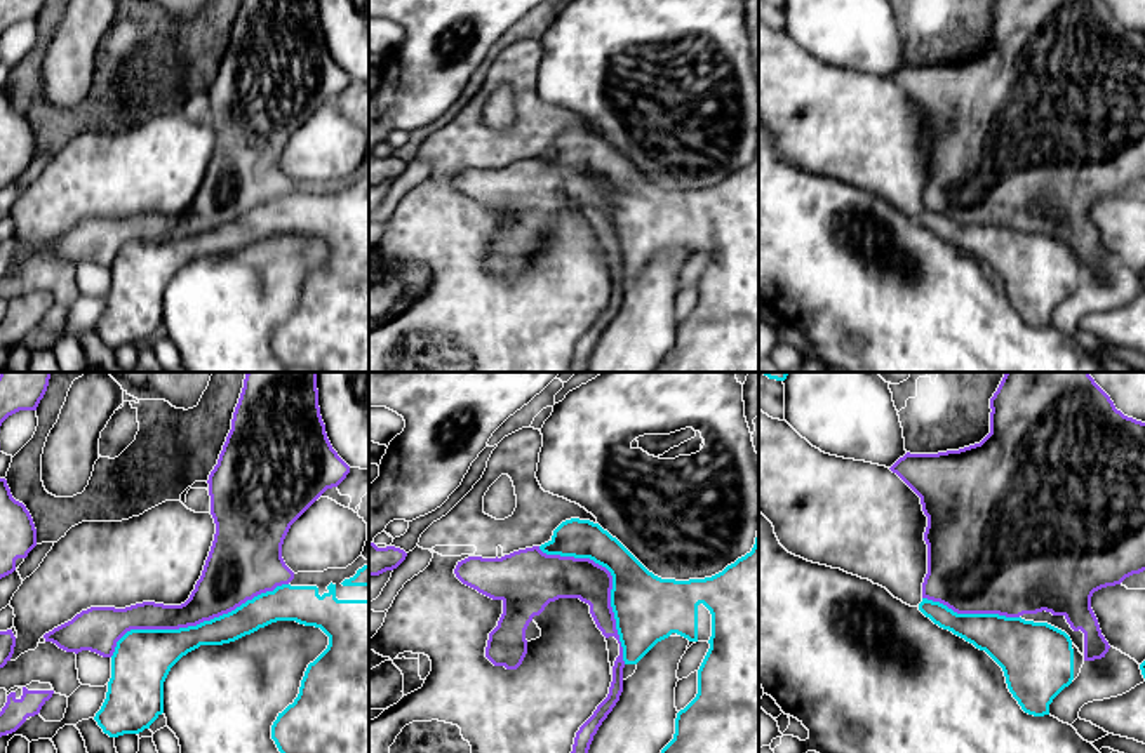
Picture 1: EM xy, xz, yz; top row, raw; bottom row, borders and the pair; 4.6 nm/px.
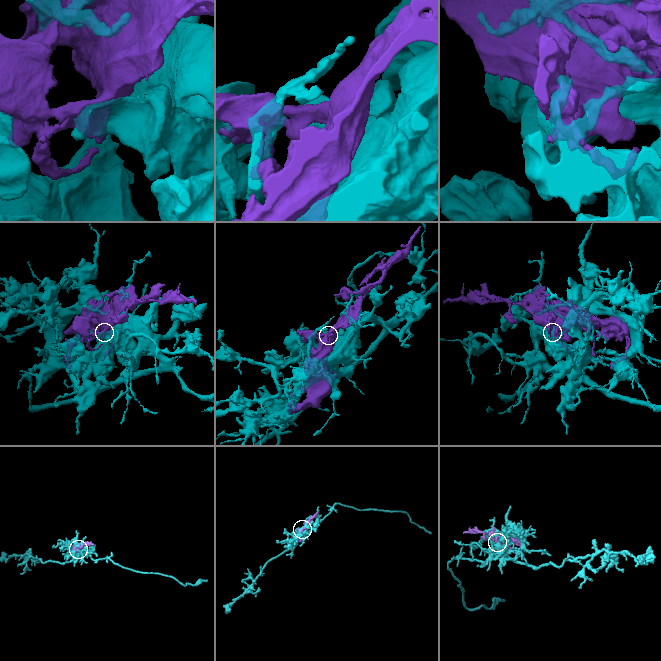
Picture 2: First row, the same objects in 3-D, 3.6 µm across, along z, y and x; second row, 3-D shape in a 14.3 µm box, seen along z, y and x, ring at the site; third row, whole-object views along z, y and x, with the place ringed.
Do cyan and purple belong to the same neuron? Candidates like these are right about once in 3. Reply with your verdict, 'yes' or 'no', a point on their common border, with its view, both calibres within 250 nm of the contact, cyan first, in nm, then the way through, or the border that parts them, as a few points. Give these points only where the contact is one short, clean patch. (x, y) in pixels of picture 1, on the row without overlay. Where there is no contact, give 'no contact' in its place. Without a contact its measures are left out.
no; meets cyan in xy at (197, 235); 220 nm thick on the cyan side, 240 nm on the other

